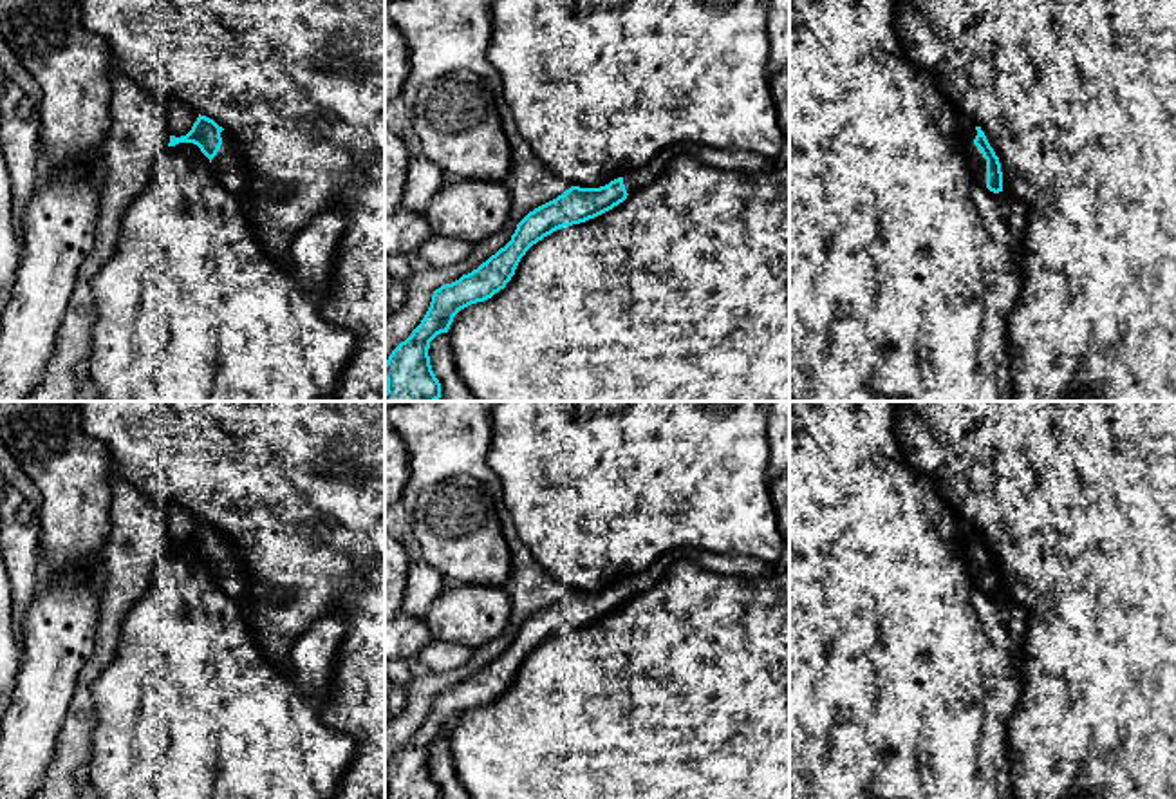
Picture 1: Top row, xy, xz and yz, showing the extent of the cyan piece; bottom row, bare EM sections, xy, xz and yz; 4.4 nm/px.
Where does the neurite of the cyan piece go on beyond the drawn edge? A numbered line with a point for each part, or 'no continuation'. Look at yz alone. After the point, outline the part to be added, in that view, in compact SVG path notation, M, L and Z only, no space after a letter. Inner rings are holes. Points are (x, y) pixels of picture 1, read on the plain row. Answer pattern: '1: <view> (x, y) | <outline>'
1: yz (978, 568) | M963 522L963 542L968 555L968 569L974 582L986 593L986 564L983 562L981 555L974 550L977 540L975 528L968 522Z

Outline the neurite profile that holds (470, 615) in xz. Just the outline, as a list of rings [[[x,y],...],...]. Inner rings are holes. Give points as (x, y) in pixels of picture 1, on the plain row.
[[[461,584],[439,593],[425,624],[439,642],[477,649],[504,633],[511,609],[506,586]]]

